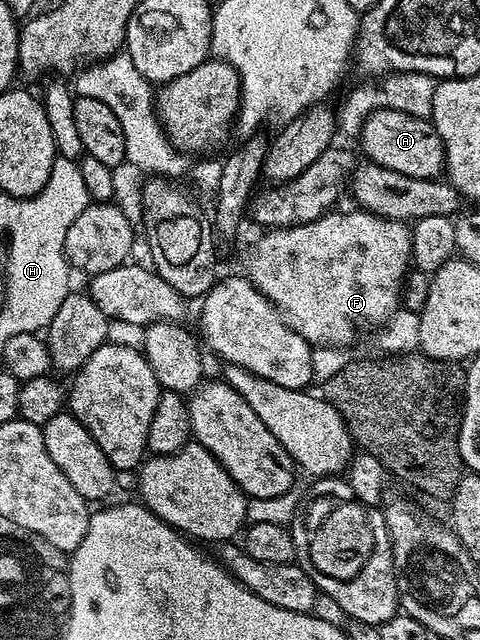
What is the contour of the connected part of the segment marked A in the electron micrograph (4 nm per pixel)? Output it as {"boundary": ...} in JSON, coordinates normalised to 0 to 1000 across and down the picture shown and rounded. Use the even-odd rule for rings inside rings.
{"boundary":[[[790,169],[773,175],[771,183],[754,192],[752,219],[754,238],[769,255],[790,256],[858,278],[902,281],[919,277],[929,261],[929,236],[917,209],[908,209],[894,186],[877,181]]]}

